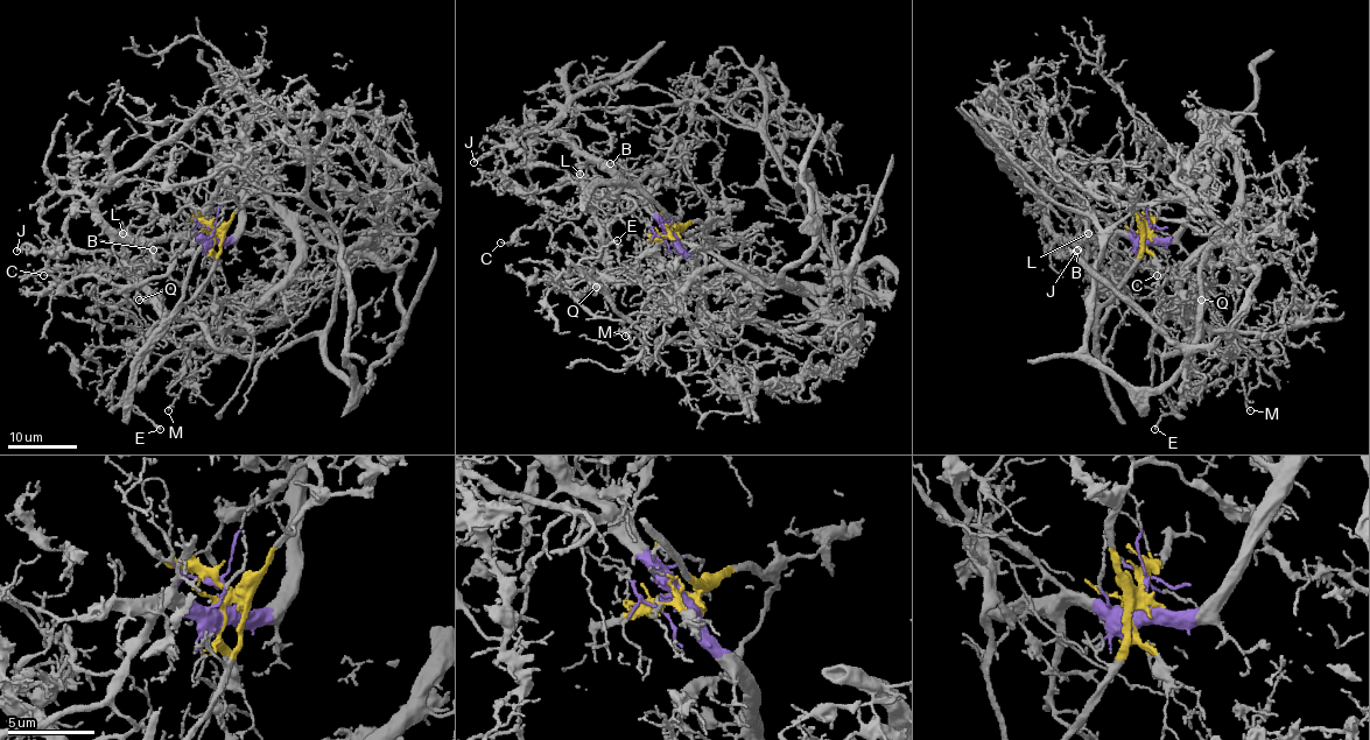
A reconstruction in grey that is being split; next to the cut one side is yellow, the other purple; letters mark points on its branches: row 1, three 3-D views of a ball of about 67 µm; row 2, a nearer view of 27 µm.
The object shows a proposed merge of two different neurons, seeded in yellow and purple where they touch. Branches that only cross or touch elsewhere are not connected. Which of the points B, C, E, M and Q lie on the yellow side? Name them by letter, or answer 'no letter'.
C, Q

